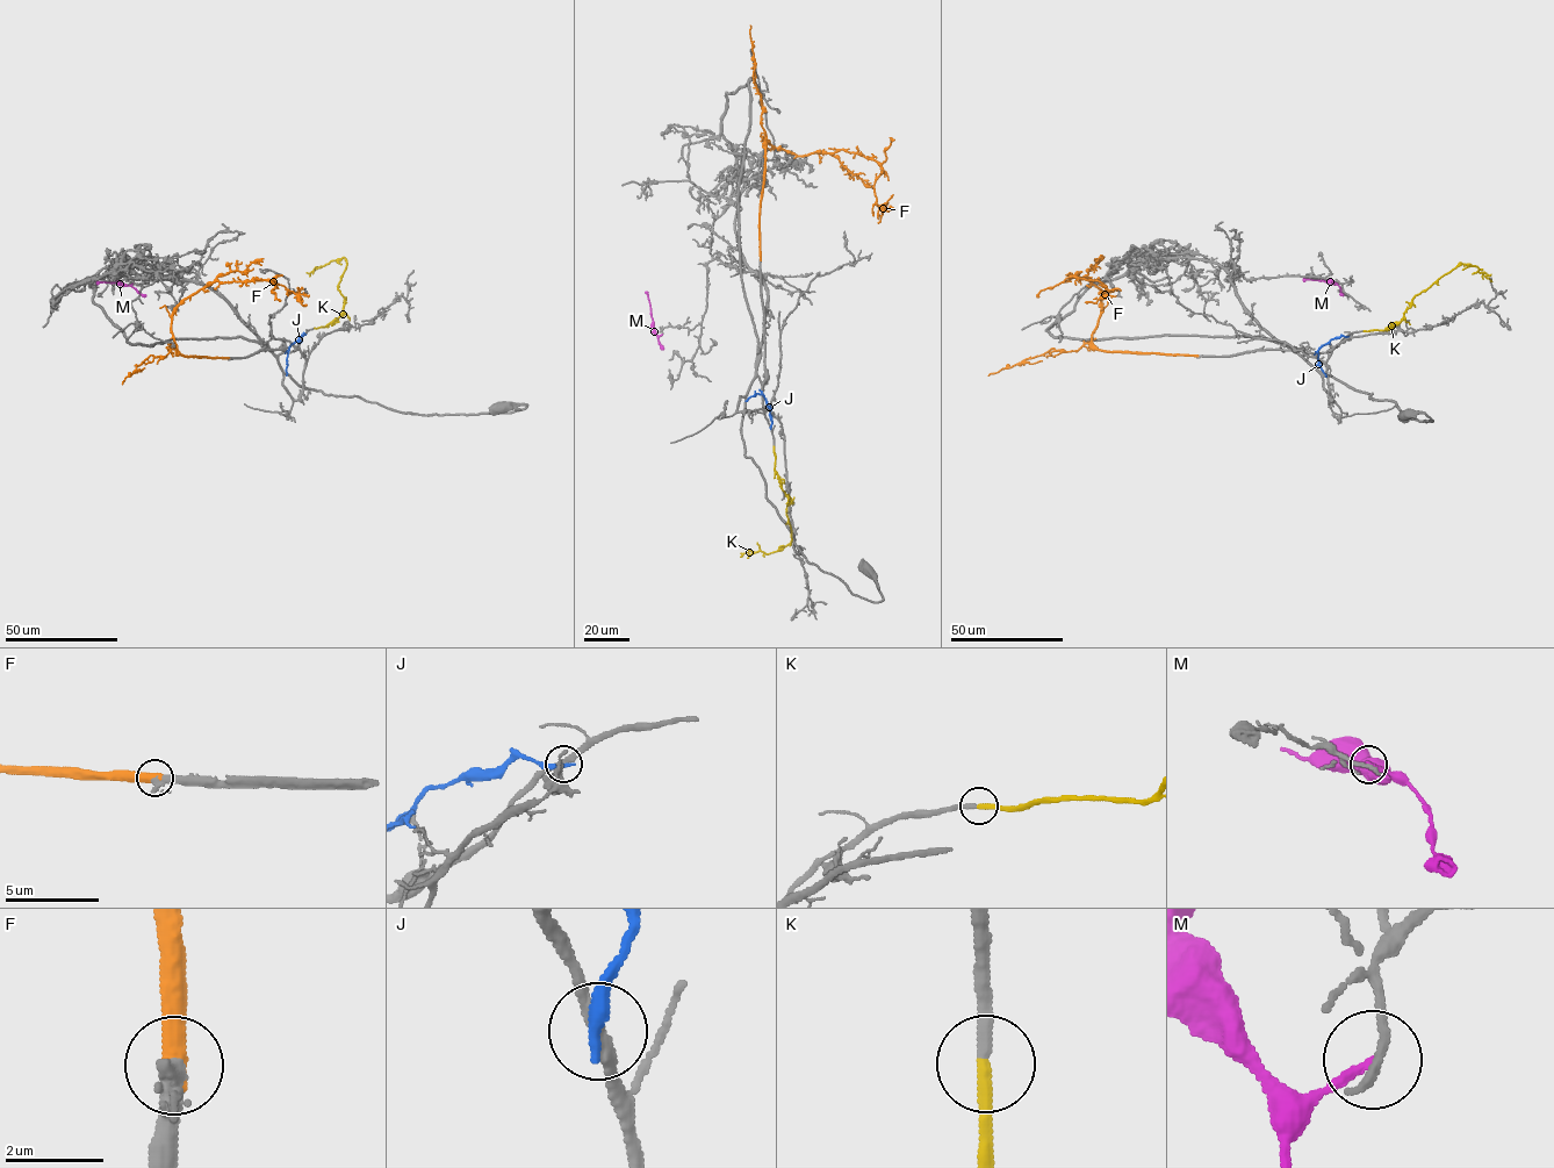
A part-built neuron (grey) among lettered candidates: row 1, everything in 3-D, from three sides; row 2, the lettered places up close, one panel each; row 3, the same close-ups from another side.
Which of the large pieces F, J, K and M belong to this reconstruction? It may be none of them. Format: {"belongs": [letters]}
{"belongs": ["F", "K"]}

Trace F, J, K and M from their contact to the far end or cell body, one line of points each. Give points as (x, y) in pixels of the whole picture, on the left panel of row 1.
F: (228, 358), (181, 356), (171, 329), (173, 309), (216, 281), (272, 280), (307, 305)
J: (306, 334), (289, 349), (286, 375)
K: (315, 328), (336, 321), (342, 313), (345, 299), (338, 288), (346, 260), (331, 260), (309, 276)
M: (132, 284), (96, 284)

